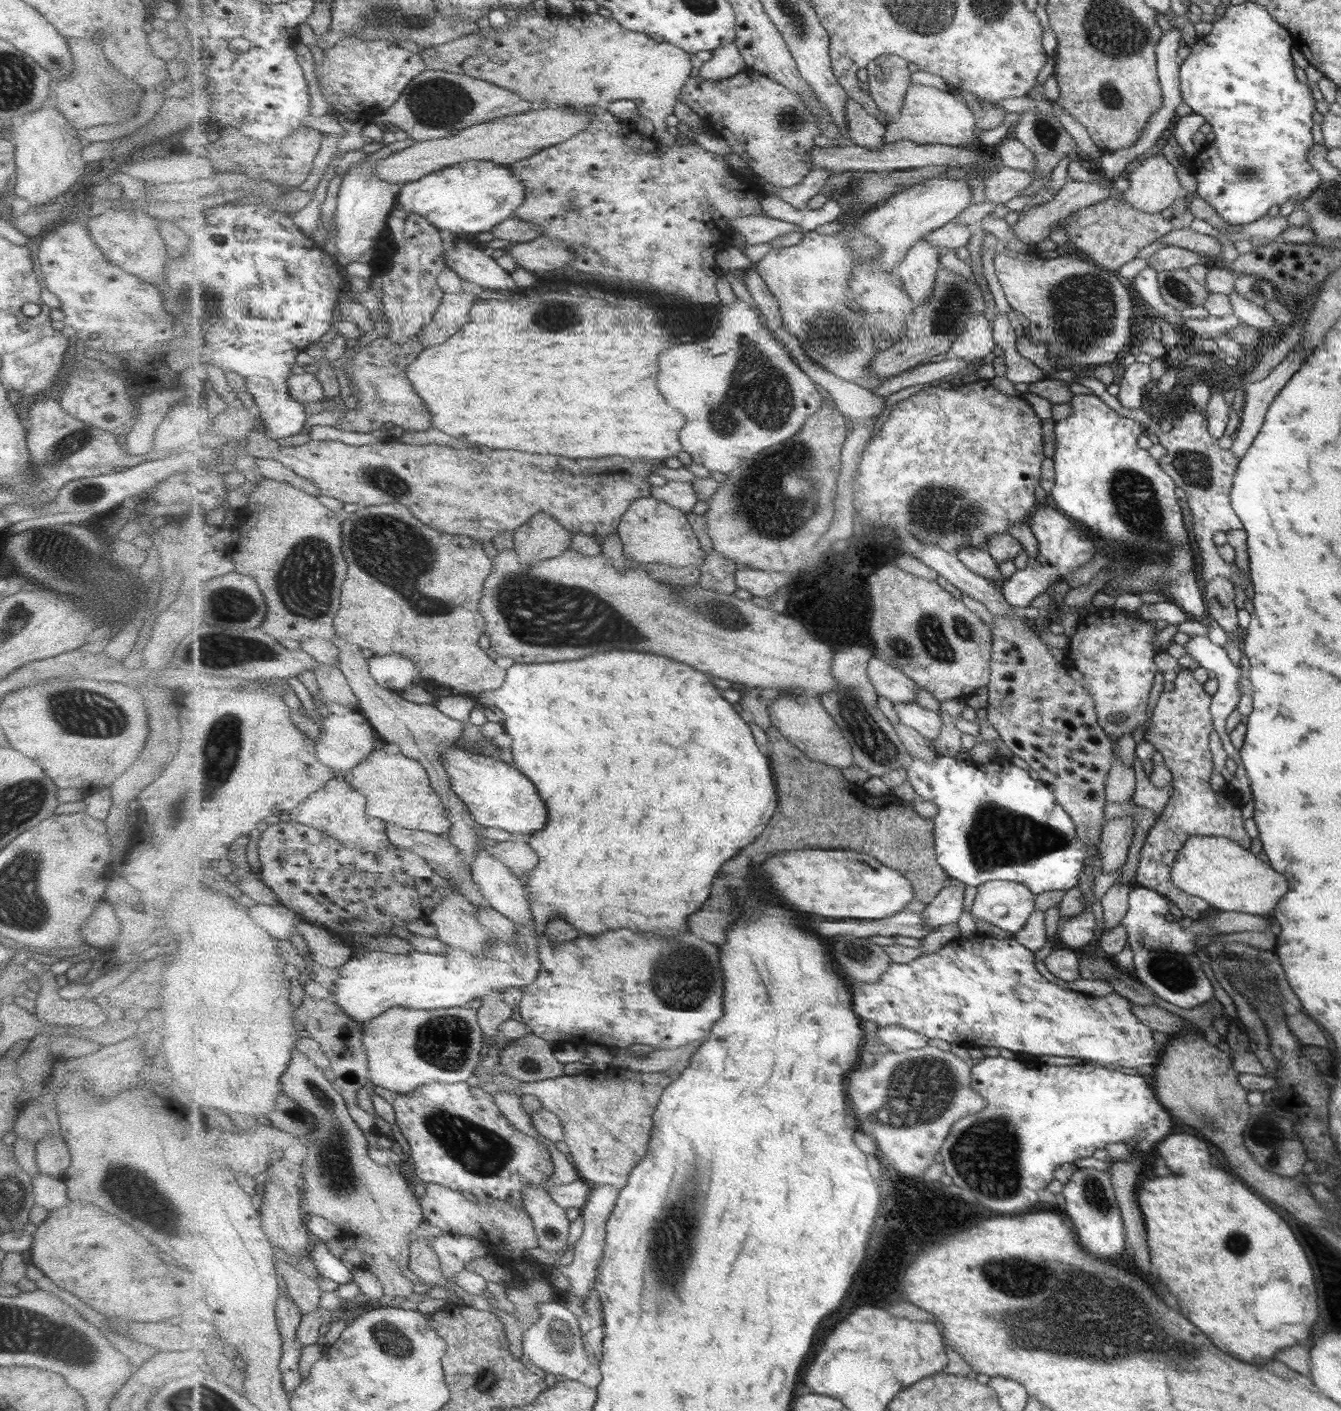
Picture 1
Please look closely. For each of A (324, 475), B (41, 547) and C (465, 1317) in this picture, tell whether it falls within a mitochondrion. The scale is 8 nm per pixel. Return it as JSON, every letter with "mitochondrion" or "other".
{"A":"other","B":"mitochondrion","C":"other"}

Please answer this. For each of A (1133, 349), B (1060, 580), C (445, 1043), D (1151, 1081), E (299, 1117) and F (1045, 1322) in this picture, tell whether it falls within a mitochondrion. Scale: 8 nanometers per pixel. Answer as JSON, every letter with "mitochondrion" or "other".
{"A":"other","B":"other","C":"mitochondrion","D":"other","E":"mitochondrion","F":"mitochondrion"}

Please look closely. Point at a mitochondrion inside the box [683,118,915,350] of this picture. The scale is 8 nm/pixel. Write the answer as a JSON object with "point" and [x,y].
{"point":[852,185]}

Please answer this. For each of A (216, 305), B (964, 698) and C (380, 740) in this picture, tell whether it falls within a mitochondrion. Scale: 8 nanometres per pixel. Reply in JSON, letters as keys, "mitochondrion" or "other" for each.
{"A":"mitochondrion","B":"other","C":"other"}

